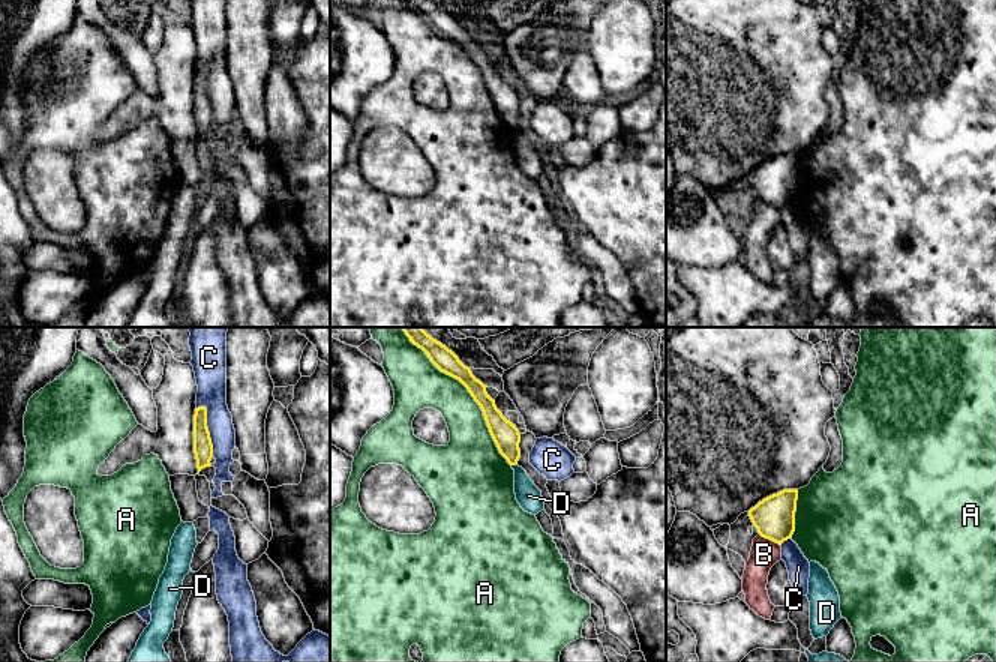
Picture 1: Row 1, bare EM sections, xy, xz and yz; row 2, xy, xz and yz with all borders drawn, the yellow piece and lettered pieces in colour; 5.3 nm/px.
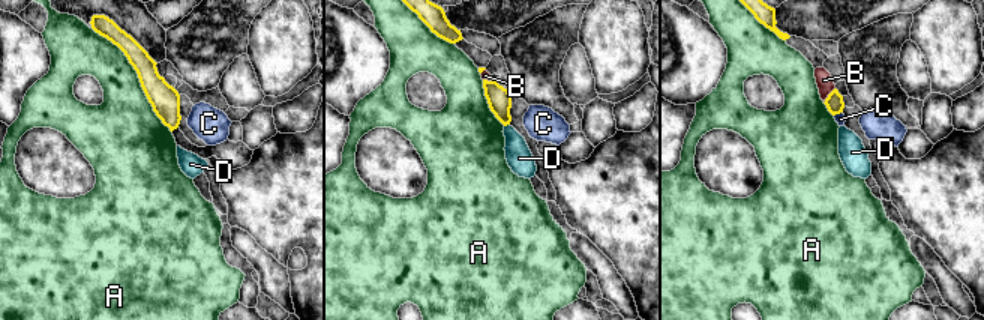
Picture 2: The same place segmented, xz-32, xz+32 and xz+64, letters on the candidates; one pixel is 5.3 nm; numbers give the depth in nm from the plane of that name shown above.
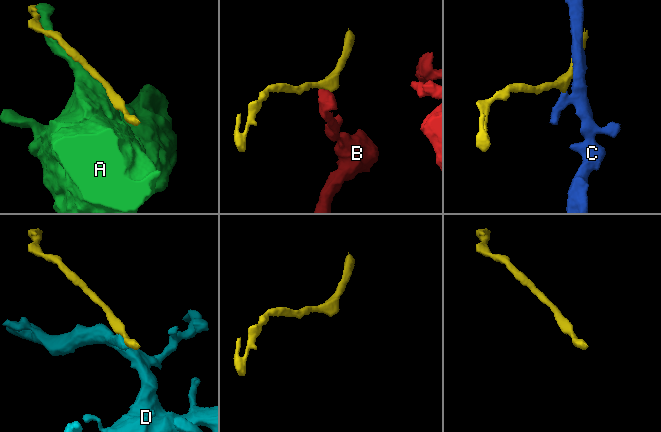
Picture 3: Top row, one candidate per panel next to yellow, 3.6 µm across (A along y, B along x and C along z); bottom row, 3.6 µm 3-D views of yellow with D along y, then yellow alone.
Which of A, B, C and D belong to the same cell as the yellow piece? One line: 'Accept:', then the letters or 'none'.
Accept: none

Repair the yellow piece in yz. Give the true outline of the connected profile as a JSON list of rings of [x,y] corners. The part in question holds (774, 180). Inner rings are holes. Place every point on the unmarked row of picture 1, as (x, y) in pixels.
[[[783,153],[772,158],[748,174],[758,197],[778,209],[795,195],[798,153]]]

